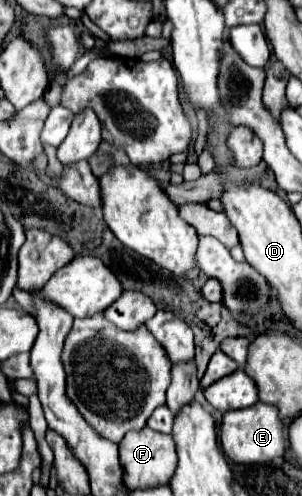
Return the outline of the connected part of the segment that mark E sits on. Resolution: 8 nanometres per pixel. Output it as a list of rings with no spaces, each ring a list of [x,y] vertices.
[[[255,403],[247,409],[227,411],[221,423],[221,449],[235,463],[267,463],[285,453],[283,423],[277,415],[277,407],[267,403]]]

